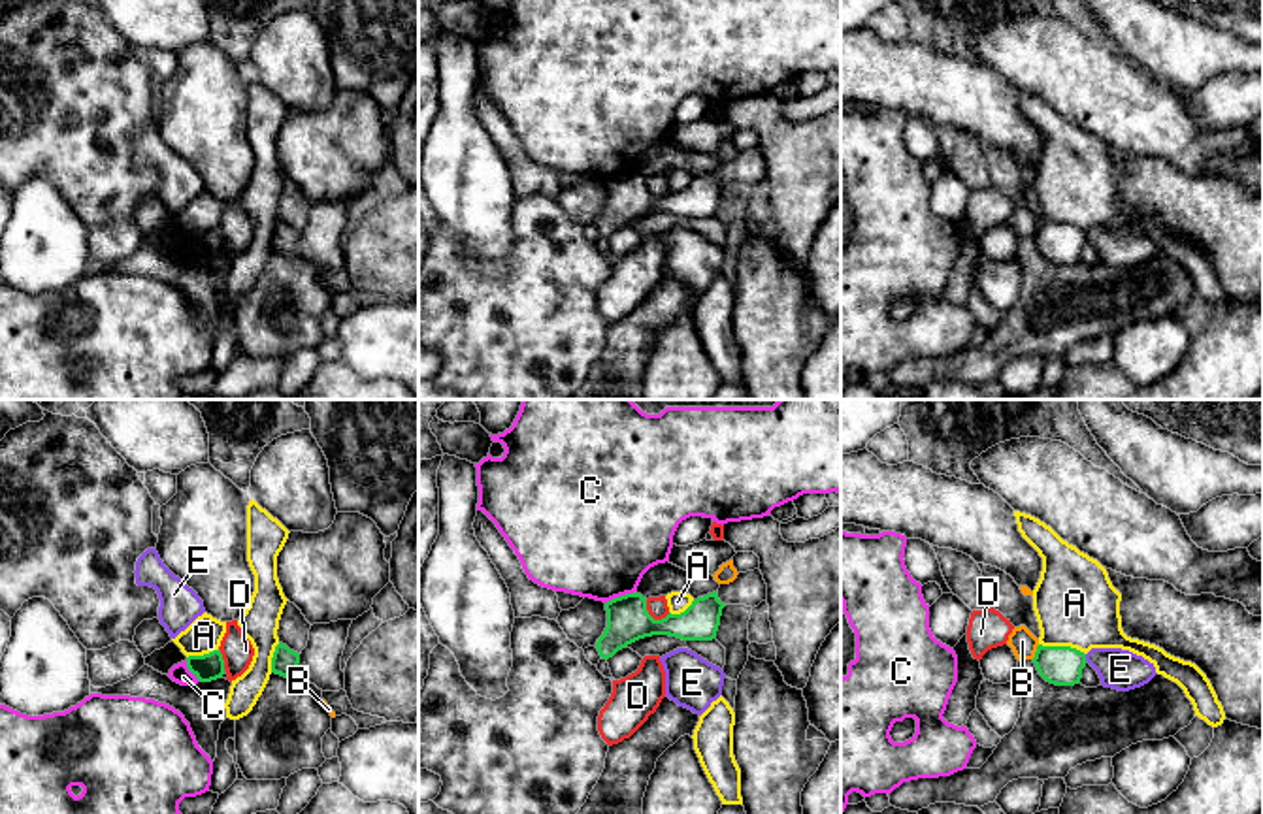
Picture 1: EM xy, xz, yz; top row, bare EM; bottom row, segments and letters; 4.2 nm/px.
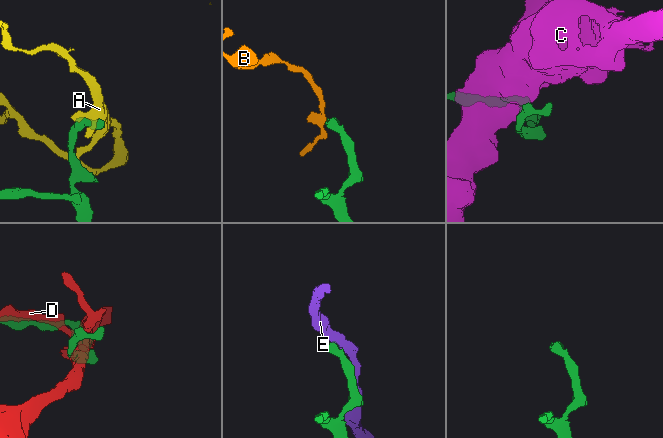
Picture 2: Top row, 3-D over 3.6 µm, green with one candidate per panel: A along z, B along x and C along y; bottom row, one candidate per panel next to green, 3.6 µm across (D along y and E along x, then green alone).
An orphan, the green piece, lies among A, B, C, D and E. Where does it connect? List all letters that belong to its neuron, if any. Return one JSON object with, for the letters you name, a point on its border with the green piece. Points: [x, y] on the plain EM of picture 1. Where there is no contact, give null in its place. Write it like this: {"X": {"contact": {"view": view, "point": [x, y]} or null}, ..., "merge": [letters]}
{"merge": []}

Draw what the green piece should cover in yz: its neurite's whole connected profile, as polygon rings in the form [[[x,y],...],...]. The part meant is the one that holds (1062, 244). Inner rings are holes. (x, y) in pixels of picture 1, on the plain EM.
[[[1037,224],[1033,241],[1039,252],[1056,264],[1074,264],[1082,256],[1086,232],[1071,224]]]

